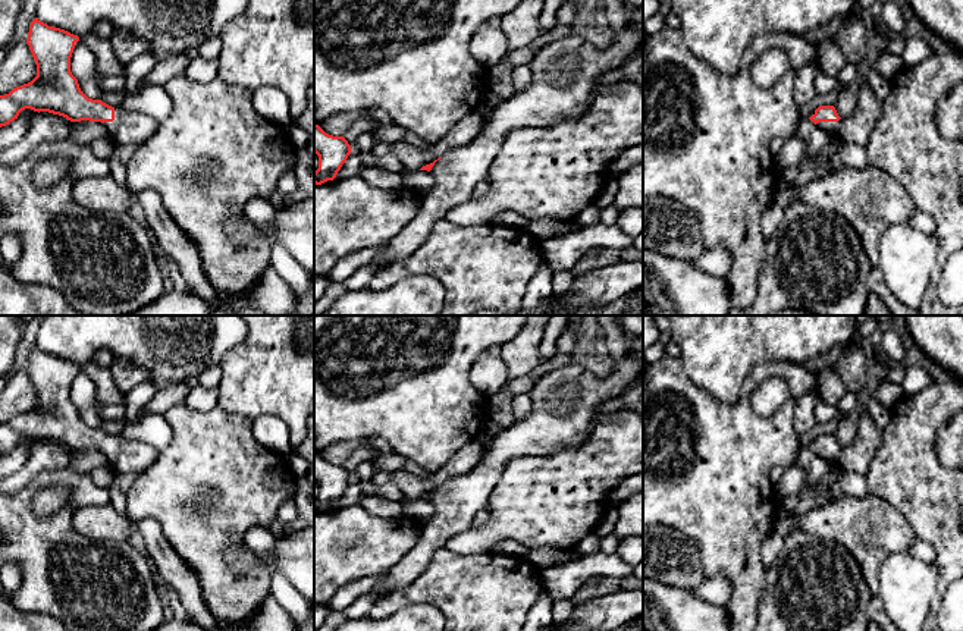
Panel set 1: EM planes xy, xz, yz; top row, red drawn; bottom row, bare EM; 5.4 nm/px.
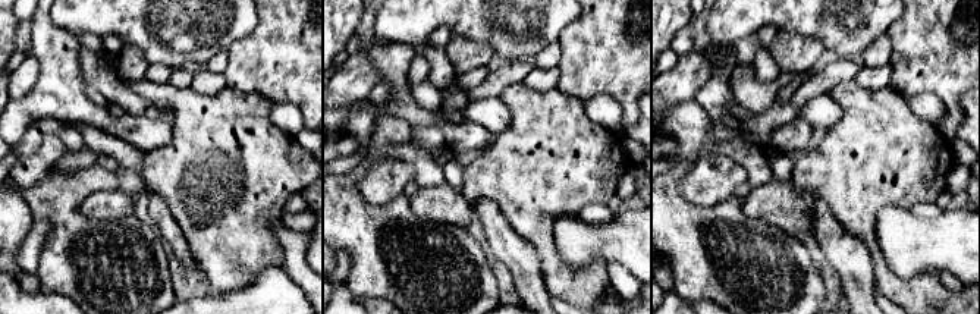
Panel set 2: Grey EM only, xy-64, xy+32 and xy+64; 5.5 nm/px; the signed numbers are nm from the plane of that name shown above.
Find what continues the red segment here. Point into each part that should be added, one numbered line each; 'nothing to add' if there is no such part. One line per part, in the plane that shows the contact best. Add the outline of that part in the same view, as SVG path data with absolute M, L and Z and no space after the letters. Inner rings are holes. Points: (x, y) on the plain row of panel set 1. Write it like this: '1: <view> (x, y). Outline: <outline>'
1: yz (858, 457). Outline: M863 414L856 436L848 446L841 446L838 451L819 451L816 455L834 470L866 475L882 439L882 430L868 414Z

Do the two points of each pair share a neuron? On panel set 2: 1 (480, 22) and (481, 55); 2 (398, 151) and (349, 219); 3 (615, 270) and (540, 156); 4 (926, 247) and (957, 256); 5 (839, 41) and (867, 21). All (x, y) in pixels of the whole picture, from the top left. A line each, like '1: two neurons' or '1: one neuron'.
1: two neurons
2: one neuron
3: two neurons
4: one neuron
5: one neuron

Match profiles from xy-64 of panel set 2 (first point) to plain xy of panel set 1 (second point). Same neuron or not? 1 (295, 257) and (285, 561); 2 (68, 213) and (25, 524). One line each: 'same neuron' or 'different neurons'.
1: different neurons
2: same neuron

